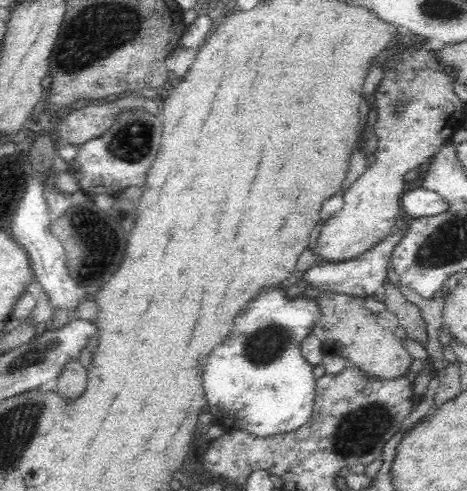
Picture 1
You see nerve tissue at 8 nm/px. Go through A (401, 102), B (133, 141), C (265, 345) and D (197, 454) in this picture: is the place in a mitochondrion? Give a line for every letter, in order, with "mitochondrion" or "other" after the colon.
A: mitochondrion
B: mitochondrion
C: mitochondrion
D: other

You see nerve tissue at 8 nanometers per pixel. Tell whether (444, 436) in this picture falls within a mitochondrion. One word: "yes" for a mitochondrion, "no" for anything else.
no

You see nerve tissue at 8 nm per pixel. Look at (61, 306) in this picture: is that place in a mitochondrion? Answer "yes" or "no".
no

